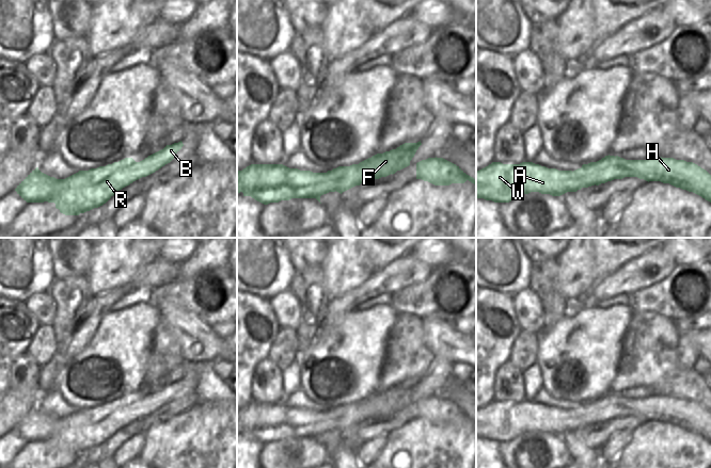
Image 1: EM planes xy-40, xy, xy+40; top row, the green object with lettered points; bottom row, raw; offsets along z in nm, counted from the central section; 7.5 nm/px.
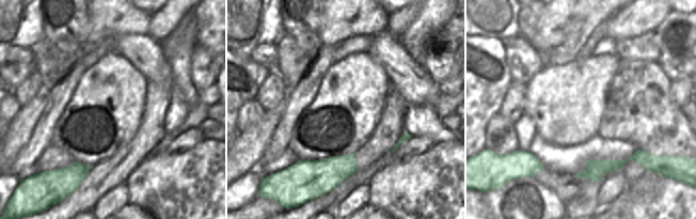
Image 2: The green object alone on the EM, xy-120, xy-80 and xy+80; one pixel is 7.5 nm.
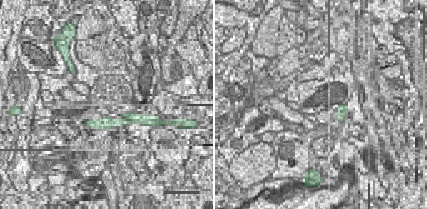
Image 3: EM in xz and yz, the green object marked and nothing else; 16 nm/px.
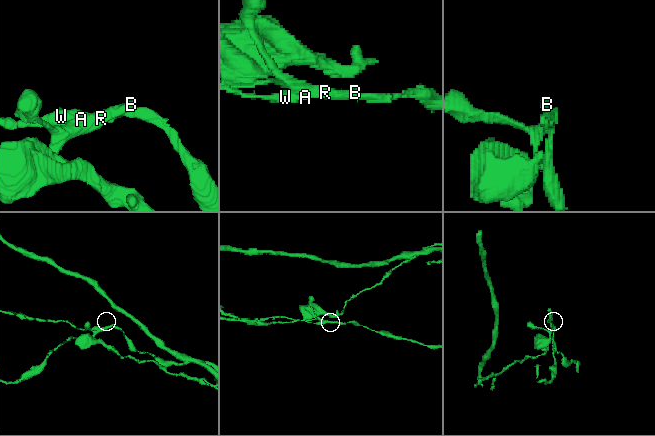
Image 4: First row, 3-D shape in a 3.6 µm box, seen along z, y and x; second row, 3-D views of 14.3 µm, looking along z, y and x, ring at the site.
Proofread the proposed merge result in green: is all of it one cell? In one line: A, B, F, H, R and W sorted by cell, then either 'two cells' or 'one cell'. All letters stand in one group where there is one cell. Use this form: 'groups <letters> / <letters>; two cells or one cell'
groups A H W / B F R; two cells

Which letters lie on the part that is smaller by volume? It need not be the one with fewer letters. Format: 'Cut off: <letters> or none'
Cut off: A, H, W

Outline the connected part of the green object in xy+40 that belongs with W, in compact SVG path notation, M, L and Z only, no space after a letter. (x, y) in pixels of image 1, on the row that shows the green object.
M605 156L597 162L582 165L580 173L548 168L533 162L503 164L492 162L476 171L476 198L494 203L509 203L524 194L539 192L560 196L567 192L576 192L580 185L599 185L614 179L637 177L646 181L661 181L676 188L693 192L711 203L711 175L697 164L674 158L649 158L647 160L618 160L615 156Z

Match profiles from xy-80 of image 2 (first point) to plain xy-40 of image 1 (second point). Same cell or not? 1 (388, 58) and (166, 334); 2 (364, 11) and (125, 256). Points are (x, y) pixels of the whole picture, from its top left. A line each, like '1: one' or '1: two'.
1: two
2: one

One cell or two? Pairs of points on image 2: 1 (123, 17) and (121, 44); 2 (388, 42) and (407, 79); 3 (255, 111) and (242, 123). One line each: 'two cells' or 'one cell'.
1: two cells
2: one cell
3: one cell

